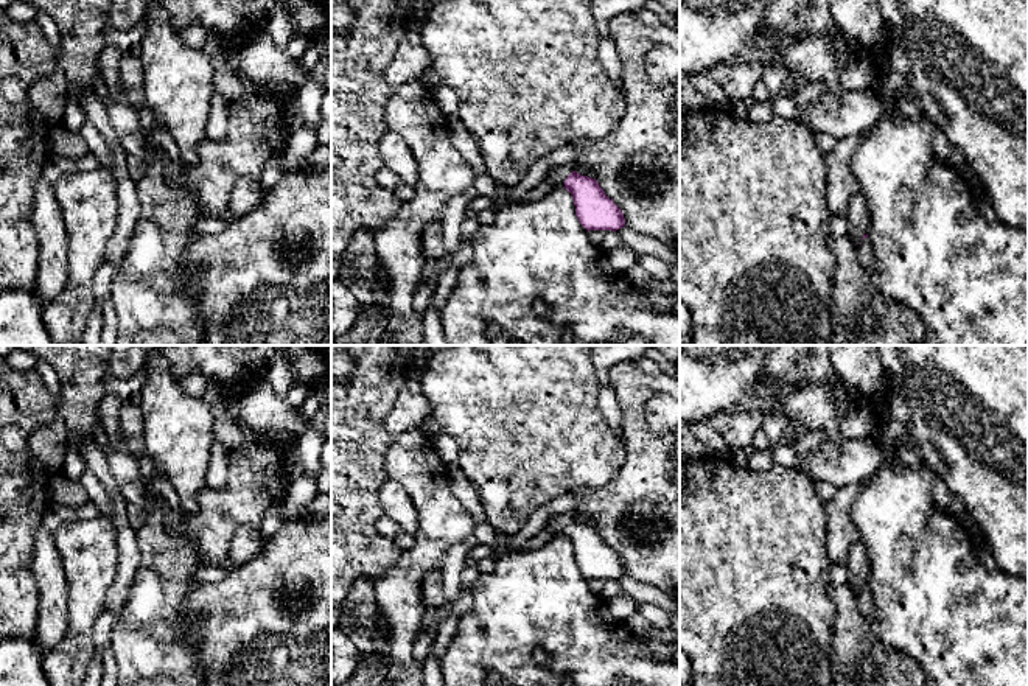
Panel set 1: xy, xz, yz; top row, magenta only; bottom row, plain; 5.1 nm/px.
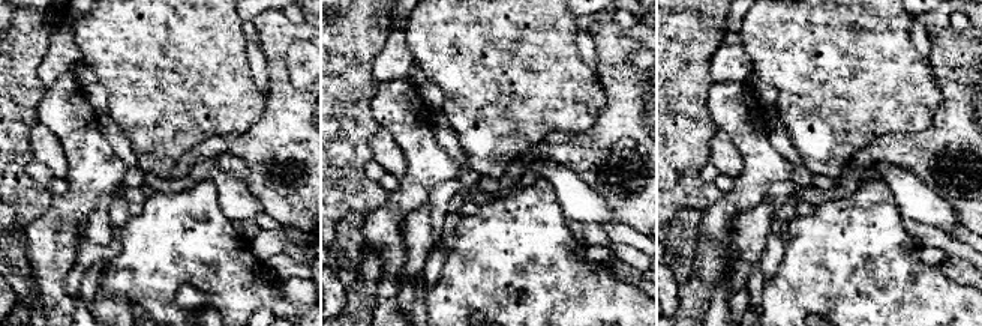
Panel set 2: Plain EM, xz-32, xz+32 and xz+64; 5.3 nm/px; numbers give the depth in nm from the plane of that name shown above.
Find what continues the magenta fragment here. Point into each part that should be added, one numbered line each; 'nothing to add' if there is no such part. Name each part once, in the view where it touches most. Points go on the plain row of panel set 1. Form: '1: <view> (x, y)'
1: xz (557, 523)

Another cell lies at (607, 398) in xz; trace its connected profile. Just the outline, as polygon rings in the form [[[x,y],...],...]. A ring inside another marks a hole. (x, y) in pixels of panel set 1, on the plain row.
[[[602,386],[599,394],[599,406],[610,425],[611,432],[616,437],[622,437],[622,411],[616,400],[614,389],[611,386]]]

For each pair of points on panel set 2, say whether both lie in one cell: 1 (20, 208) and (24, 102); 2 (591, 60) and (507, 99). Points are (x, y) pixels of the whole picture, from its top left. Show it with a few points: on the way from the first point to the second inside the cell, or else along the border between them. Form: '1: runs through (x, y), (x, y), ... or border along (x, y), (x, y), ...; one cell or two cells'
1: runs through (20, 182), (15, 172), (15, 128); one cell
2: border along (577, 30), (577, 50), (595, 72); two cells

